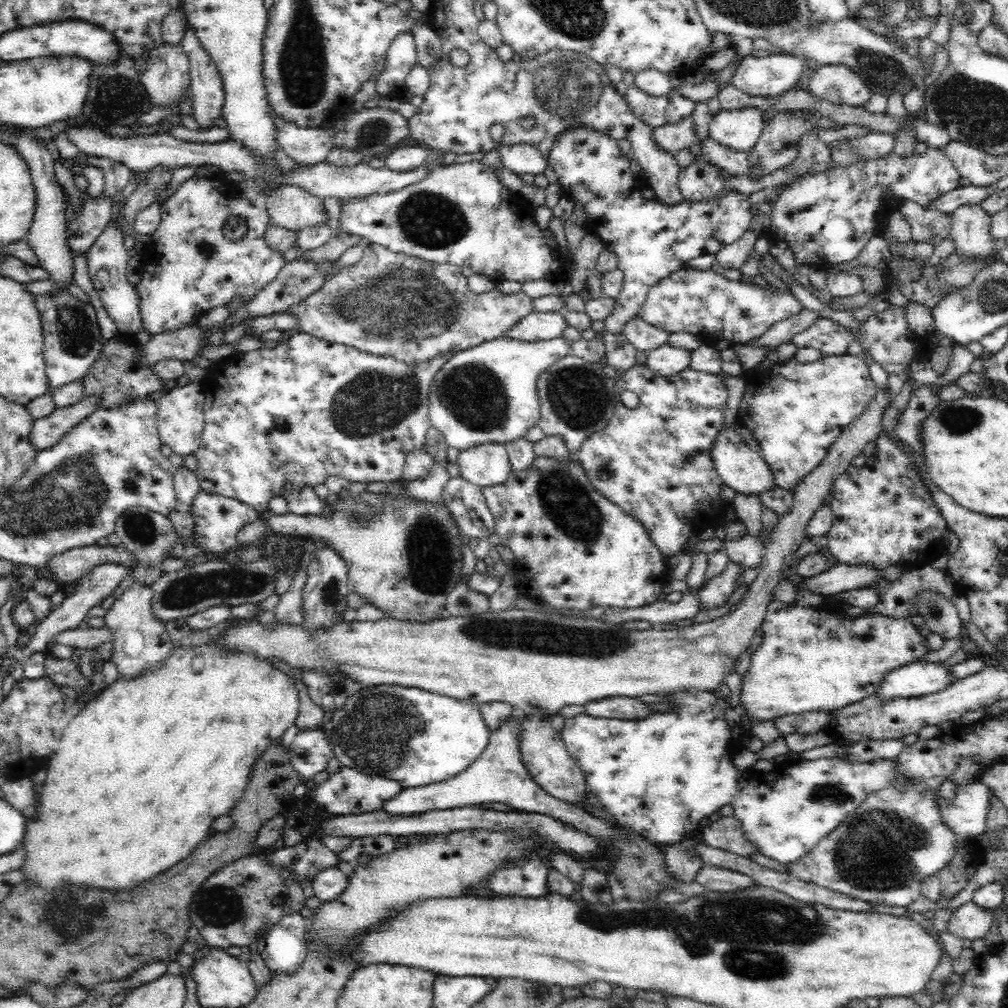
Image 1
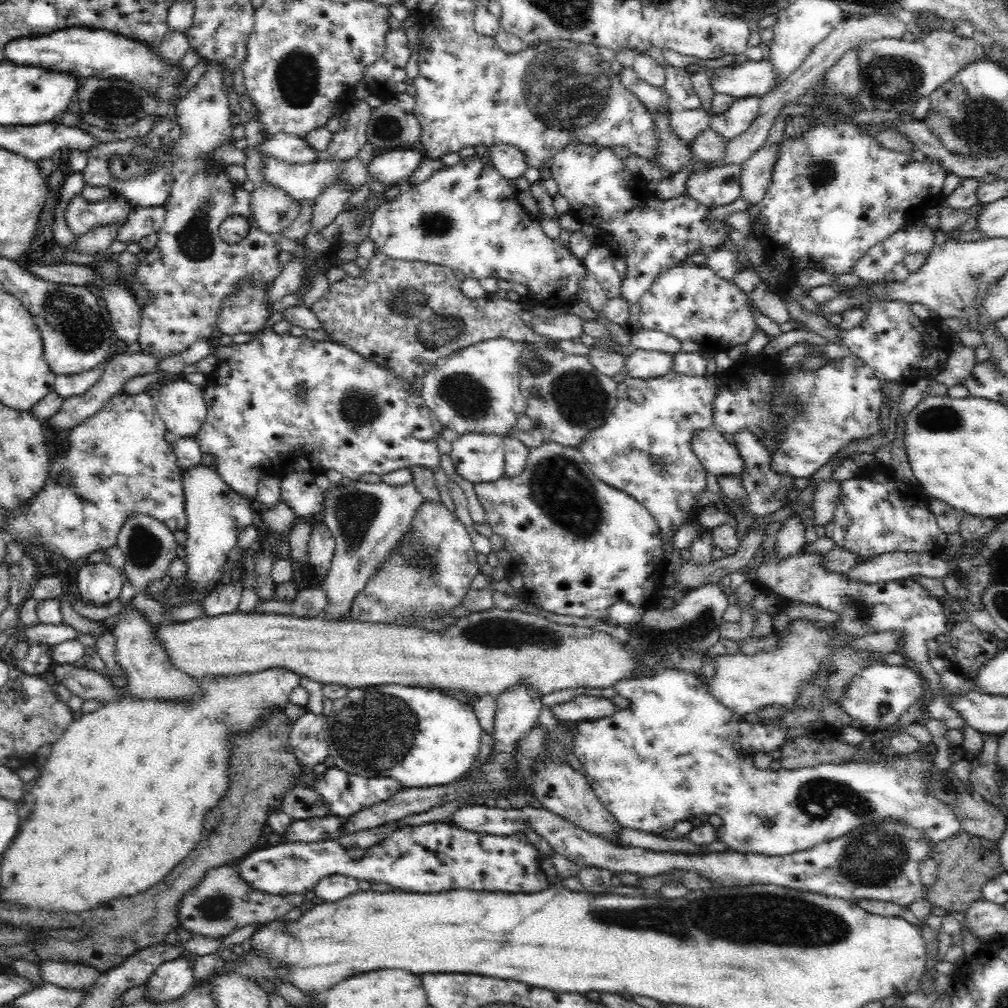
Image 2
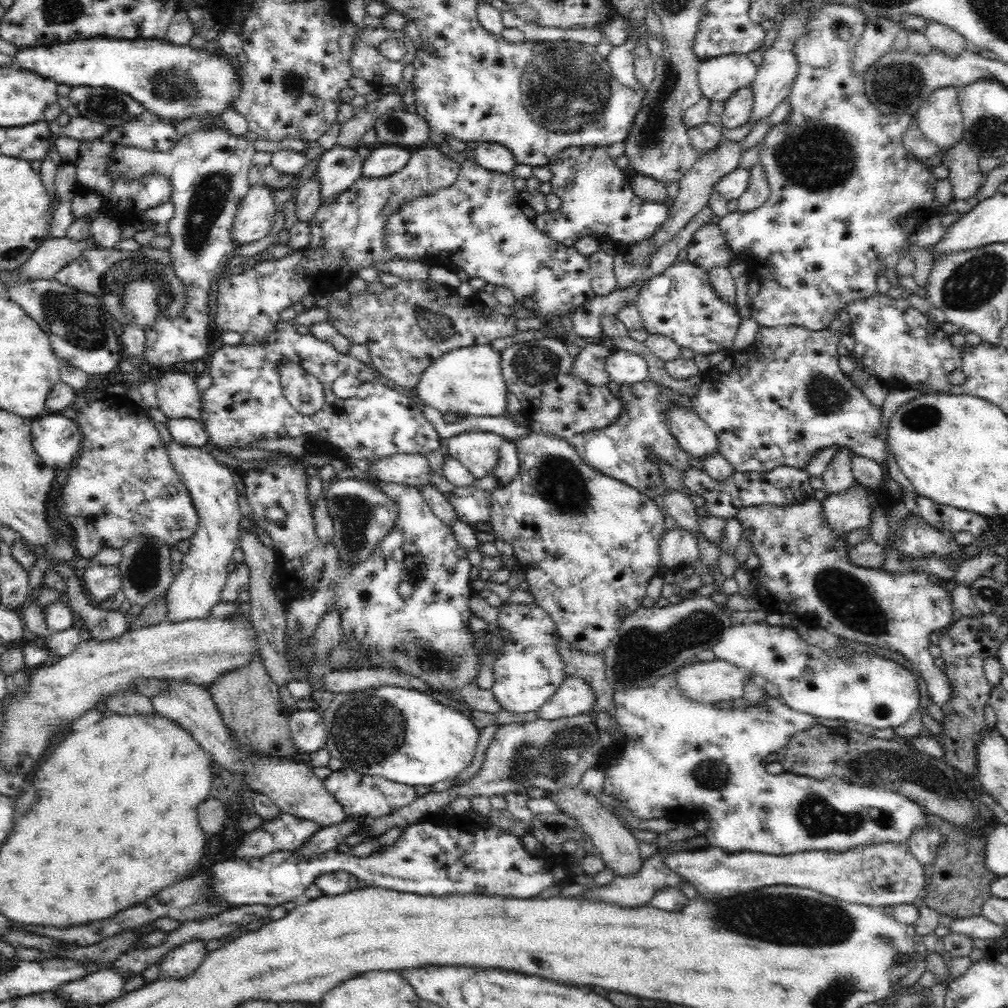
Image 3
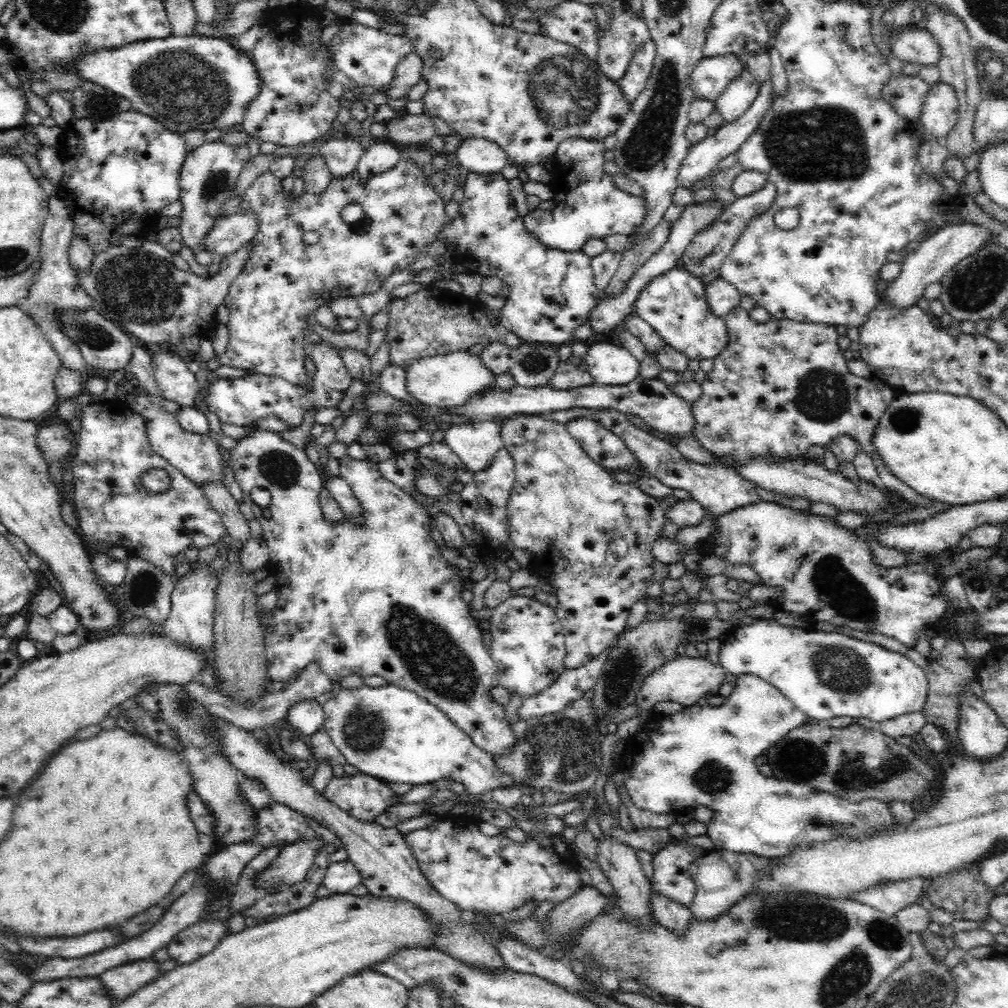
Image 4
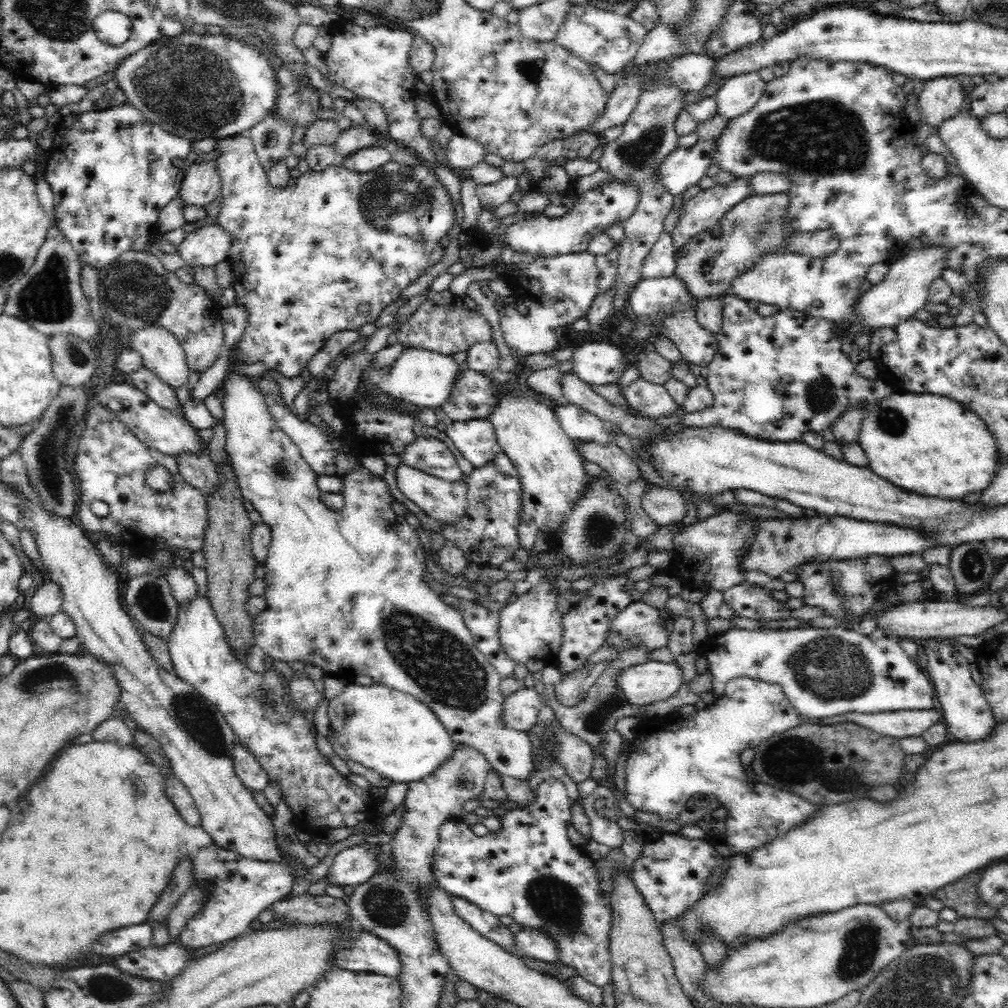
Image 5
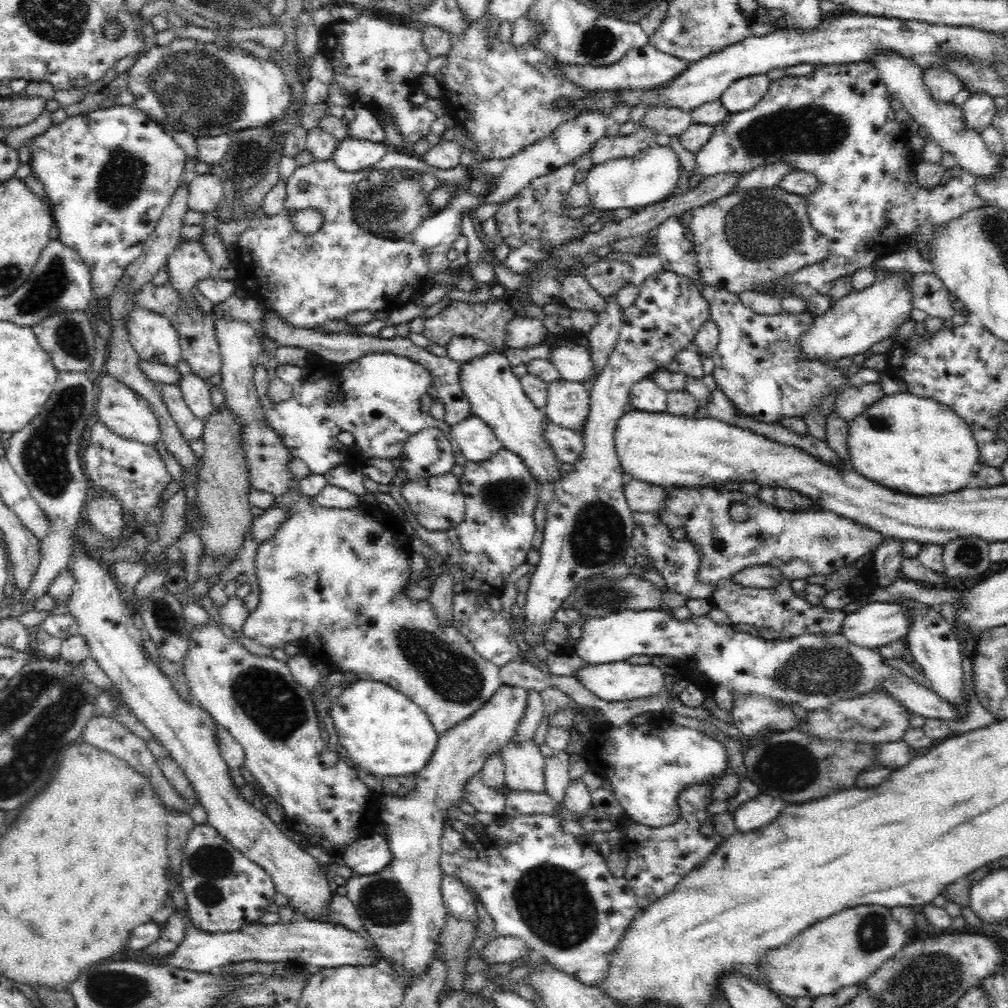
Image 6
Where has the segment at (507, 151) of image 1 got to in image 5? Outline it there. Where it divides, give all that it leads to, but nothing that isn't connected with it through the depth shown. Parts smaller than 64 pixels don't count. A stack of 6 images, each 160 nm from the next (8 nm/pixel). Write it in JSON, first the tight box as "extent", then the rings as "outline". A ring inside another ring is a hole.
{"extent":[439,132,485,169],"outline":[[[456,132],[449,138],[447,145],[441,152],[439,159],[448,164],[450,169],[464,168],[477,165],[484,158],[485,147],[481,142],[476,142]]]}

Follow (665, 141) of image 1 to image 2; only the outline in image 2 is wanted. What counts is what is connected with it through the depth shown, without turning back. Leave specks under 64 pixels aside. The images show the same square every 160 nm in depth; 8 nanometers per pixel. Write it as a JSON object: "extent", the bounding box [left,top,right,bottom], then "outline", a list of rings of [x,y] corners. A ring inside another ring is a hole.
{"extent":[670,108,710,143],"outline":[[[702,108],[673,109],[670,115],[670,126],[680,140],[691,143],[697,134],[710,126],[710,115]]]}

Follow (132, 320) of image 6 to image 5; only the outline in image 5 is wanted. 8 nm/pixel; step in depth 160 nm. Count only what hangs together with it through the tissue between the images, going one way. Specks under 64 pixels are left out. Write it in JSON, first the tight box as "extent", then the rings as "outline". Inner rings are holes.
{"extent":[130,326,189,388],"outline":[[[142,326],[132,332],[130,348],[143,360],[143,366],[172,388],[186,385],[189,367],[178,339],[162,326]]]}

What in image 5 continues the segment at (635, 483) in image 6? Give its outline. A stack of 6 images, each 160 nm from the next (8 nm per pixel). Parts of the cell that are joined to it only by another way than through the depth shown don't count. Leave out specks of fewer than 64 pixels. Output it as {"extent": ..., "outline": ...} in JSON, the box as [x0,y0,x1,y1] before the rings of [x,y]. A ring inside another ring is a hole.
{"extent":[641,485,686,527],"outline":[[[648,485],[644,491],[641,507],[655,520],[658,527],[682,523],[686,512],[686,500],[677,489]]]}

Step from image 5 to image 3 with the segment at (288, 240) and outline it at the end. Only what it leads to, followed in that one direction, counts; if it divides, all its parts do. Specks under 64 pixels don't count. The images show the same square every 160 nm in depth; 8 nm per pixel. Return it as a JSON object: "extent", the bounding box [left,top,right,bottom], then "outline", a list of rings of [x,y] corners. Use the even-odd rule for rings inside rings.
{"extent":[217,146,461,416],"outline":[[[422,146],[421,149],[411,152],[406,164],[389,177],[366,178],[361,175],[356,178],[354,184],[348,186],[348,190],[336,194],[332,202],[327,202],[327,198],[322,198],[320,208],[308,222],[310,236],[307,246],[301,249],[291,249],[284,258],[264,260],[255,265],[253,269],[230,275],[219,284],[217,329],[220,332],[230,331],[241,337],[241,341],[238,339],[236,345],[262,344],[270,331],[274,330],[274,327],[282,321],[280,318],[282,311],[302,302],[305,296],[328,296],[328,294],[333,296],[333,292],[344,288],[351,278],[358,277],[360,269],[369,266],[376,267],[378,263],[400,259],[392,256],[383,242],[387,218],[390,218],[390,215],[393,215],[404,203],[422,198],[423,195],[429,195],[431,192],[438,191],[439,188],[449,187],[457,178],[460,169],[461,165],[458,164],[455,157],[446,155],[446,151]],[[297,362],[282,364],[279,377],[285,397],[298,412],[310,416],[325,405],[322,383],[313,374],[302,369]]]}

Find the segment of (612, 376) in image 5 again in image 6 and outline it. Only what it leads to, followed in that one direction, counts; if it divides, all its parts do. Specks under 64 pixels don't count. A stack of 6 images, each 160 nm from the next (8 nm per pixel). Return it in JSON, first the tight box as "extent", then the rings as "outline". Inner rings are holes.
{"extent":[546,344,594,383],"outline":[[[558,344],[548,348],[549,357],[546,359],[554,365],[560,379],[582,383],[594,372],[586,346]]]}

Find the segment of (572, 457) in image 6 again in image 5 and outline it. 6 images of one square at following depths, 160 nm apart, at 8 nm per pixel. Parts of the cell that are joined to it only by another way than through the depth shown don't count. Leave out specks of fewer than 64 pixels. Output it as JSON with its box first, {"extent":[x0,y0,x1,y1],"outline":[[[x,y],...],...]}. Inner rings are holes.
{"extent":[573,439,640,488],"outline":[[[574,439],[573,444],[586,462],[604,469],[622,488],[640,478],[640,470],[634,460],[630,460],[614,440],[608,445],[602,445],[600,442]]]}

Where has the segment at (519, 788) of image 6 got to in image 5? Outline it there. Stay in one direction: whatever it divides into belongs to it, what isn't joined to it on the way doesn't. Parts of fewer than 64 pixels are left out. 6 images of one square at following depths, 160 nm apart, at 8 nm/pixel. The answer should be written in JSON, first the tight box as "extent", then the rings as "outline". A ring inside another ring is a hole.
{"extent":[219,342,536,781],"outline":[[[238,342],[230,348],[230,352],[228,353],[228,370],[226,376],[224,376],[224,380],[222,385],[219,387],[219,390],[224,391],[224,397],[222,397],[222,407],[224,409],[224,427],[226,427],[226,453],[230,461],[230,465],[234,470],[234,475],[237,478],[237,482],[242,492],[242,497],[244,499],[249,500],[253,505],[254,509],[260,512],[260,516],[262,516],[262,522],[265,522],[271,530],[271,544],[268,548],[267,558],[262,562],[260,567],[260,577],[264,580],[264,591],[262,593],[262,597],[266,599],[266,608],[258,614],[258,616],[253,617],[253,639],[256,646],[260,646],[268,656],[272,656],[274,660],[282,660],[282,662],[288,662],[291,664],[294,660],[302,660],[305,664],[313,664],[314,666],[319,666],[324,672],[330,672],[330,675],[346,676],[350,674],[350,676],[354,676],[354,674],[364,674],[366,676],[370,676],[373,682],[376,684],[383,684],[384,686],[388,686],[391,689],[399,690],[400,692],[406,692],[411,696],[414,696],[419,702],[428,706],[430,710],[434,711],[434,714],[437,715],[438,719],[442,723],[442,726],[445,726],[445,729],[448,731],[450,738],[457,744],[458,742],[463,745],[469,745],[472,749],[477,750],[478,753],[481,753],[482,756],[492,765],[492,770],[497,770],[500,776],[506,775],[510,778],[515,778],[518,780],[528,781],[529,778],[536,772],[534,761],[533,761],[533,750],[531,745],[530,737],[527,733],[522,731],[517,731],[514,729],[508,728],[505,723],[501,721],[502,714],[502,706],[505,701],[504,695],[501,693],[501,682],[503,677],[501,677],[497,670],[494,668],[494,665],[486,658],[485,654],[482,654],[482,651],[476,646],[475,640],[473,639],[473,634],[470,633],[468,627],[465,625],[464,619],[462,619],[462,615],[458,613],[454,608],[450,608],[450,606],[446,606],[432,590],[430,590],[430,586],[428,584],[424,584],[424,580],[422,580],[422,574],[424,574],[424,568],[426,568],[426,564],[424,564],[424,552],[420,547],[420,542],[418,541],[418,536],[414,532],[413,528],[406,523],[404,516],[402,516],[402,512],[400,511],[400,507],[398,503],[395,501],[394,496],[389,492],[389,487],[386,486],[382,476],[372,474],[370,470],[367,470],[365,467],[360,468],[360,470],[356,470],[356,472],[350,472],[344,479],[344,487],[343,487],[343,496],[345,505],[340,509],[340,511],[331,511],[321,502],[321,493],[317,488],[316,483],[316,474],[310,469],[310,466],[306,464],[306,462],[301,458],[301,452],[299,449],[293,444],[292,440],[284,434],[284,432],[278,429],[278,426],[275,426],[274,420],[271,418],[270,411],[268,410],[267,404],[265,403],[265,398],[260,394],[259,390],[254,386],[254,380],[248,376],[247,374],[241,373],[238,371],[238,368],[247,364],[247,362],[242,362],[241,360],[235,360],[234,357],[234,346],[237,346]]]}

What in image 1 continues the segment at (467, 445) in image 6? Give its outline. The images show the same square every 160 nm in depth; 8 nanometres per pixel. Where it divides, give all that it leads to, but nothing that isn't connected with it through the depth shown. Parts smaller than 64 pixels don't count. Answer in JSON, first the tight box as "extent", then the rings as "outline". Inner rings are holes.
{"extent":[458,443,511,487],"outline":[[[483,443],[458,454],[460,476],[478,487],[502,485],[510,476],[511,465],[504,445]]]}

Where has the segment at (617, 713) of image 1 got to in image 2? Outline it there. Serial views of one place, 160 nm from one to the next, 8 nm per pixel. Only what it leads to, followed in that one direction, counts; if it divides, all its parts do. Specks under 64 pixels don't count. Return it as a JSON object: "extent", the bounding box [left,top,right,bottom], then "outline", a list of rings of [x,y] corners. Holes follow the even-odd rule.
{"extent":[548,695,617,724],"outline":[[[576,695],[568,702],[548,707],[548,710],[553,721],[575,724],[610,716],[616,712],[617,707],[614,706],[612,700],[606,700],[606,698]]]}

